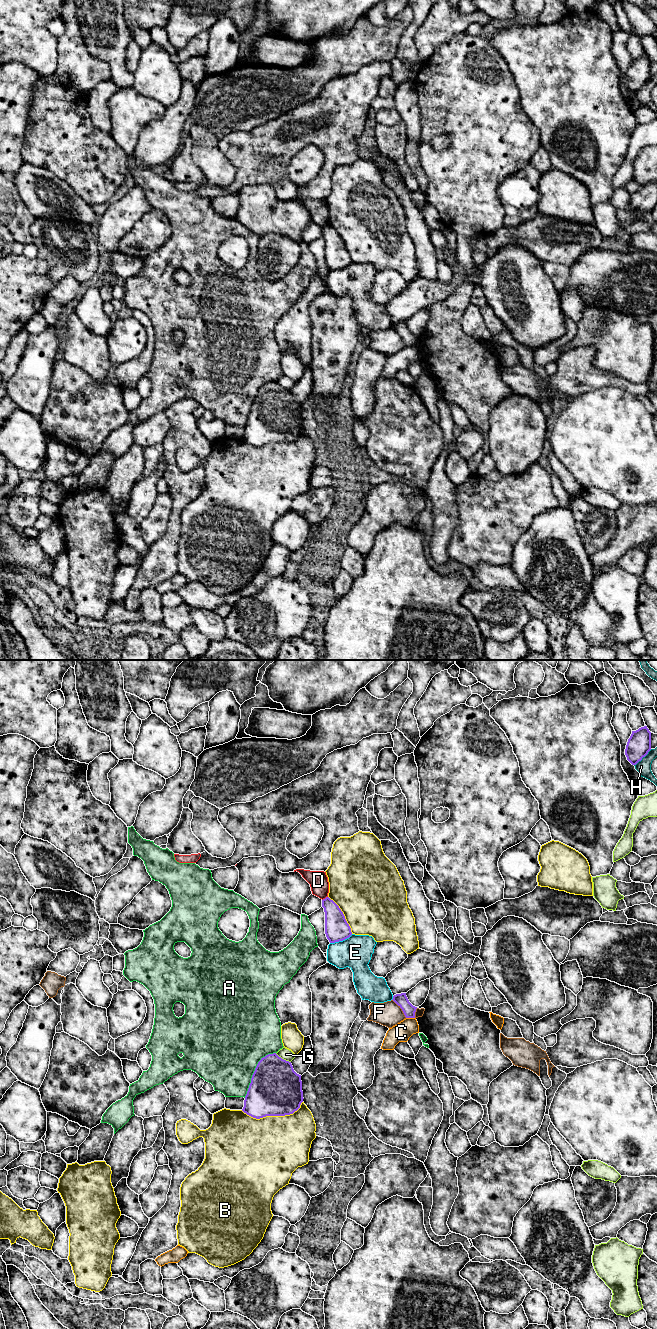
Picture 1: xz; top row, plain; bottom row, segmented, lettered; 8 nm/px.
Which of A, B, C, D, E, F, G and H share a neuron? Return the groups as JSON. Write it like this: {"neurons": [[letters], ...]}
{"neurons": [["A"], ["B"], ["C"], ["D"], ["E"], ["F"], ["G"], ["H"]]}

